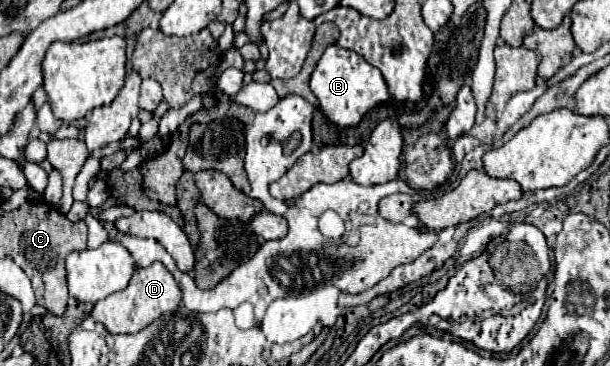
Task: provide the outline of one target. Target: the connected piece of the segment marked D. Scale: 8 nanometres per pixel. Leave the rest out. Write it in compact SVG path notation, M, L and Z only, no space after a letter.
M155 262L147 268L137 268L129 286L97 302L91 316L103 322L103 326L111 334L135 334L147 328L153 320L157 320L165 312L175 312L179 308L179 302L181 302L179 284L175 282L171 272L161 262Z

